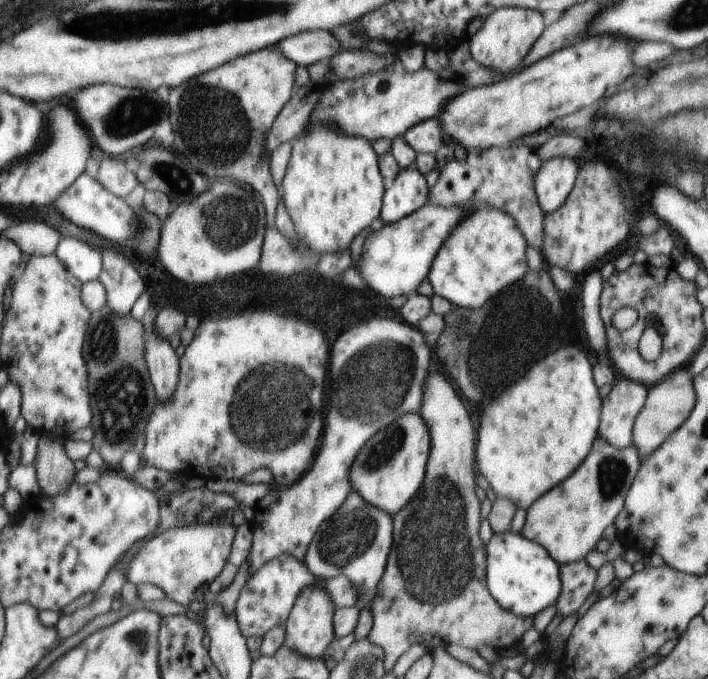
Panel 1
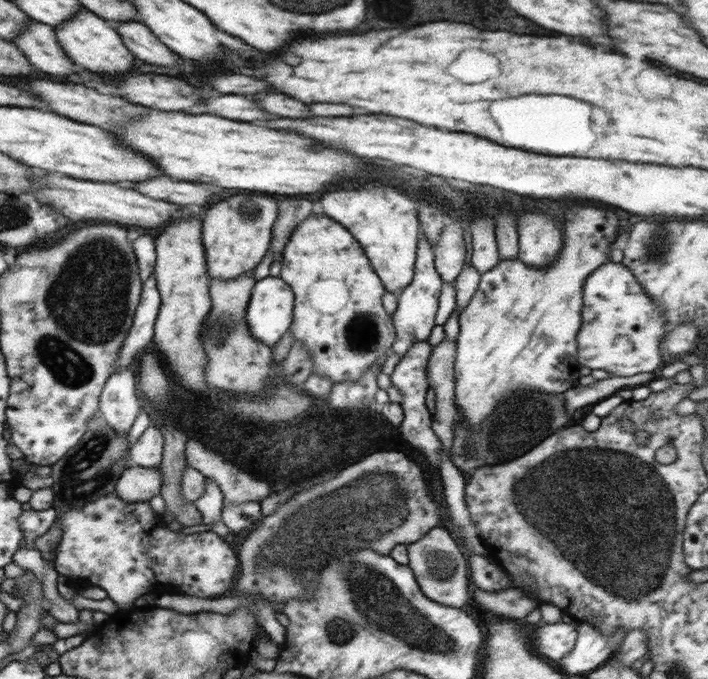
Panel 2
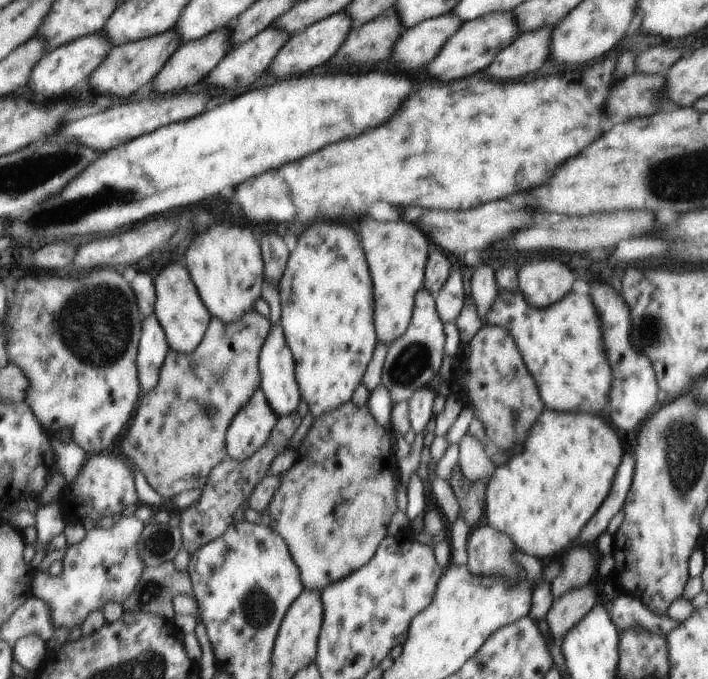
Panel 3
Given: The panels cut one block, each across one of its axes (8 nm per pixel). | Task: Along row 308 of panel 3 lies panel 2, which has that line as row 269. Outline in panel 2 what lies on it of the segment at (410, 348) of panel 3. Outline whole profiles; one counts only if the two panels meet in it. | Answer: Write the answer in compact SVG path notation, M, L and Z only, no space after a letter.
M421 236L418 241L413 279L397 295L397 307L391 314L396 333L395 341L391 346L392 353L399 354L400 358L404 358L415 342L426 341L430 336L431 330L436 325L435 316L439 307L442 283L443 280L435 267L433 246L426 237Z

